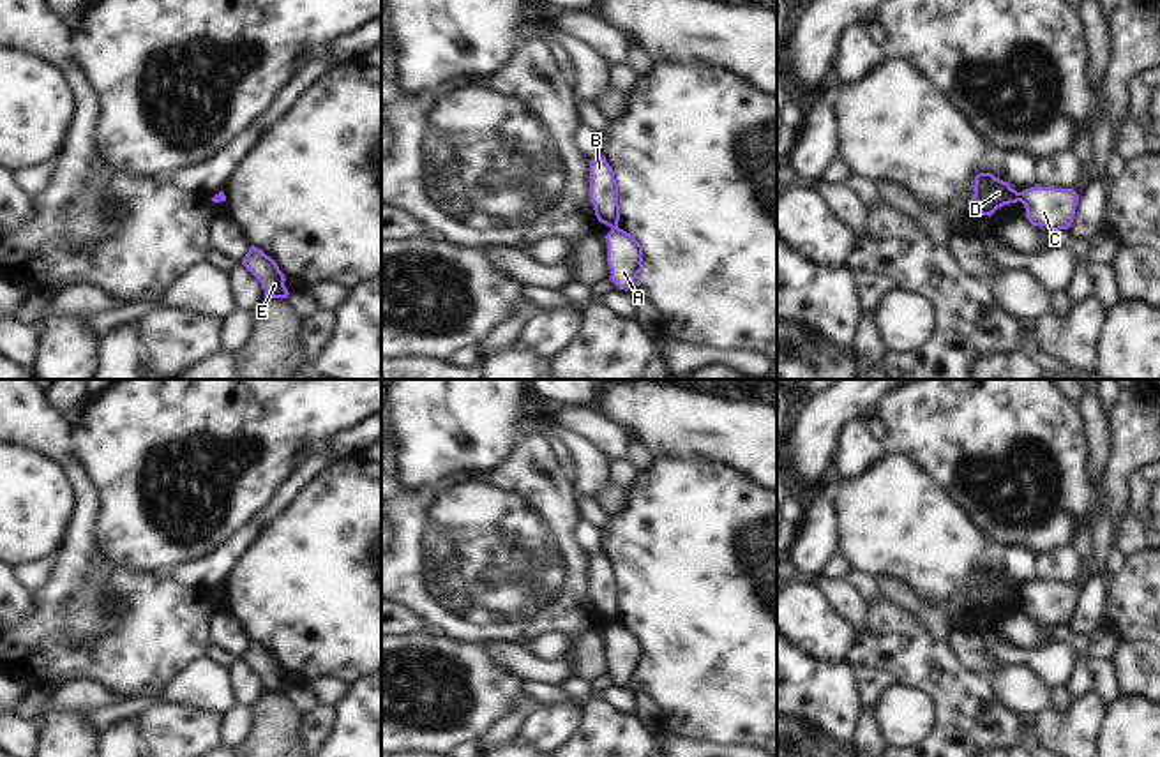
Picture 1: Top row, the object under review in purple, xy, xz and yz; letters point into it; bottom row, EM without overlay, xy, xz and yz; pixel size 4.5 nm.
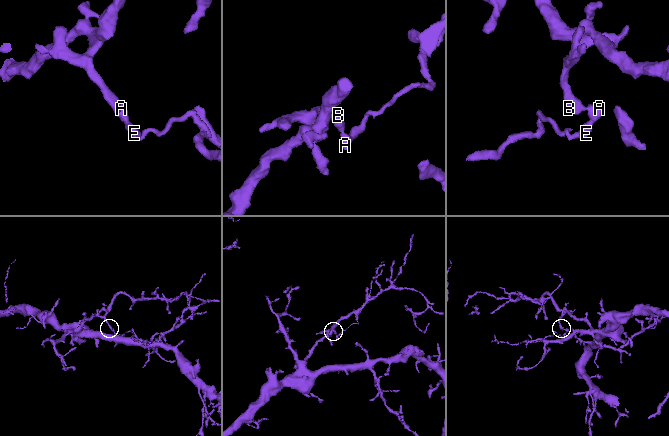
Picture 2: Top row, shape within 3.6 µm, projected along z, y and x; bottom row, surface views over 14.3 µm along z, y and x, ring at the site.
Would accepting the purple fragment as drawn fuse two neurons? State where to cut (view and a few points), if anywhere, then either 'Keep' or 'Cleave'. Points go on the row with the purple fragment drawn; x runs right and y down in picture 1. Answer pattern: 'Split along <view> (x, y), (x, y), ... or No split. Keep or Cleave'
Split along yz (1019, 193), (1021, 200). Cleave

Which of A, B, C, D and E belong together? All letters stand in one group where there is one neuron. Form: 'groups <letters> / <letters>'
groups A C E / B D

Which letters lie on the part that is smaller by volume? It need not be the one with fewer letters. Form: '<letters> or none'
A, C, E

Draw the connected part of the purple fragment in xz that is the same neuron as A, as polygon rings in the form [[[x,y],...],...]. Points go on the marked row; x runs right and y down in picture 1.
[[[618,226],[606,236],[607,265],[611,268],[611,281],[620,289],[630,289],[634,279],[643,270],[643,245]]]

